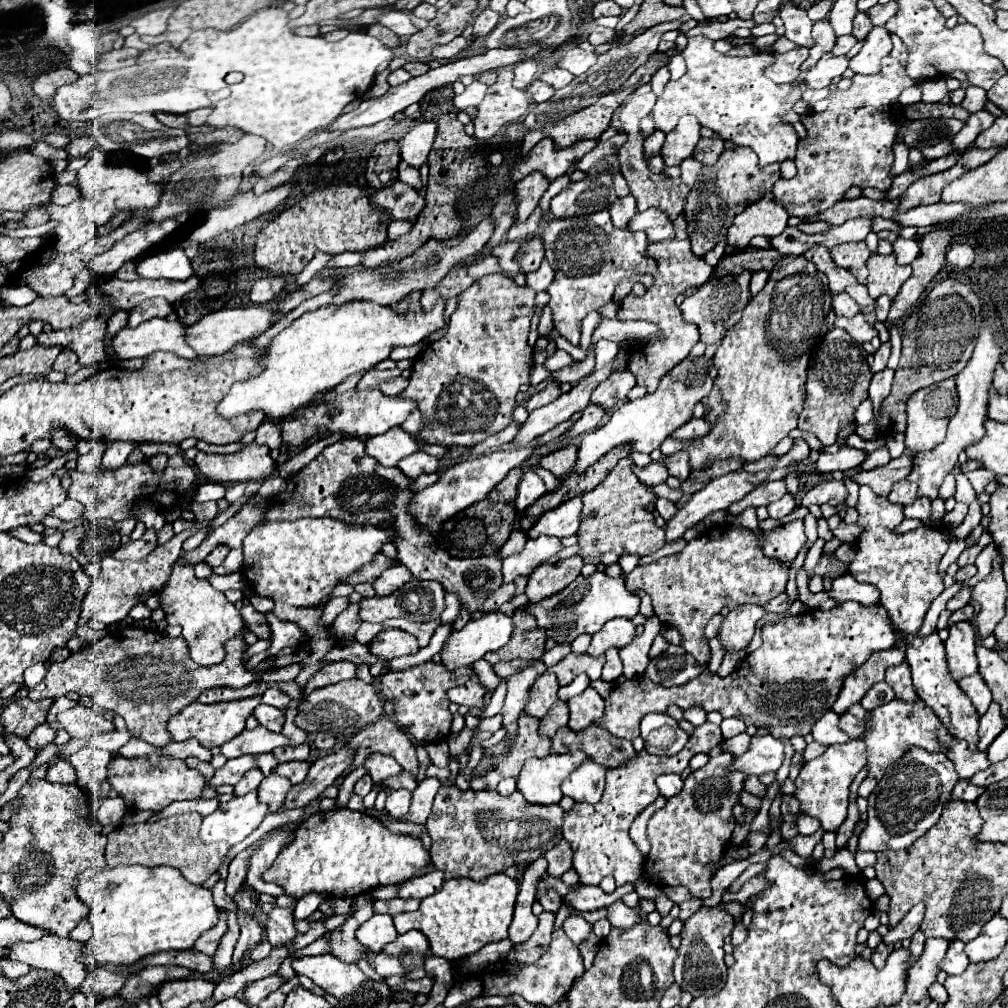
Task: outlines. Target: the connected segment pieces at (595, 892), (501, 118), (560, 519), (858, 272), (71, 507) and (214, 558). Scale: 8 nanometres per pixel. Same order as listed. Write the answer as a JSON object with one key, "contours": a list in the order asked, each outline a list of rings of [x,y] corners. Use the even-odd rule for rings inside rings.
{"contours":[[[[628,883],[628,885],[622,885],[622,887],[616,887],[616,891],[612,895],[606,895],[596,885],[574,885],[562,897],[562,903],[574,907],[576,911],[594,911],[594,909],[600,909],[600,907],[608,907],[616,899],[622,899],[626,893],[634,891],[634,887],[636,887],[636,883]]],[[[512,67],[498,71],[498,81],[488,87],[488,93],[478,107],[478,117],[474,119],[476,137],[490,139],[500,135],[502,129],[514,121],[520,121],[532,109],[532,97],[524,89],[512,85]]],[[[582,495],[576,499],[564,501],[554,511],[548,511],[538,519],[538,523],[528,531],[528,537],[536,539],[538,535],[554,535],[554,537],[570,537],[576,535],[580,527],[580,511],[582,511]]],[[[864,241],[838,245],[838,247],[830,249],[830,253],[832,253],[832,259],[838,267],[848,269],[858,279],[858,283],[866,283],[866,277],[868,277],[866,259],[870,257],[870,251]]],[[[66,499],[62,505],[54,507],[52,509],[52,515],[54,517],[60,517],[60,519],[66,519],[66,521],[74,521],[74,519],[80,519],[80,515],[84,513],[84,505],[76,499]]],[[[216,547],[206,559],[204,559],[204,563],[206,565],[210,565],[210,567],[216,567],[216,565],[222,565],[222,561],[224,561],[224,557],[226,557],[226,553],[228,553],[230,549],[228,547]]]]}

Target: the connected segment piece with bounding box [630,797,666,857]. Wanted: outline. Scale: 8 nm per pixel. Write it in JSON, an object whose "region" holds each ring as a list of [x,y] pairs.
{"region":[[[658,797],[652,805],[648,805],[632,823],[630,827],[630,837],[632,841],[636,843],[636,847],[640,849],[640,853],[647,857],[650,852],[650,841],[648,841],[648,833],[646,833],[646,827],[648,827],[648,819],[650,815],[656,811],[656,809],[662,809],[666,805],[666,799],[664,797]]]}

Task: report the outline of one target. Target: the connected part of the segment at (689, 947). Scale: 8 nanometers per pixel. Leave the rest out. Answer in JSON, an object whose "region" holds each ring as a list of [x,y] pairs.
{"region":[[[722,905],[706,909],[700,907],[682,929],[682,945],[678,947],[678,959],[674,963],[674,977],[682,989],[688,989],[692,997],[712,997],[726,983],[726,965],[724,965],[724,937],[734,929],[734,917],[722,909]]]}

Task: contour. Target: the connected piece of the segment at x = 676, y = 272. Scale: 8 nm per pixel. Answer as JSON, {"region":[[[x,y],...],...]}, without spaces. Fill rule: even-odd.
{"region":[[[668,239],[660,243],[652,243],[648,247],[648,255],[652,255],[658,261],[658,271],[654,273],[654,285],[646,291],[644,297],[628,295],[618,311],[618,319],[646,319],[662,327],[664,339],[640,339],[634,341],[630,349],[630,361],[628,369],[636,375],[638,385],[644,385],[648,393],[656,391],[660,379],[672,371],[678,363],[682,363],[690,349],[698,343],[698,327],[690,325],[682,319],[680,309],[676,307],[674,299],[684,293],[688,287],[700,287],[700,283],[706,283],[712,275],[712,267],[704,263],[702,257],[696,257],[690,249],[690,239]]]}

